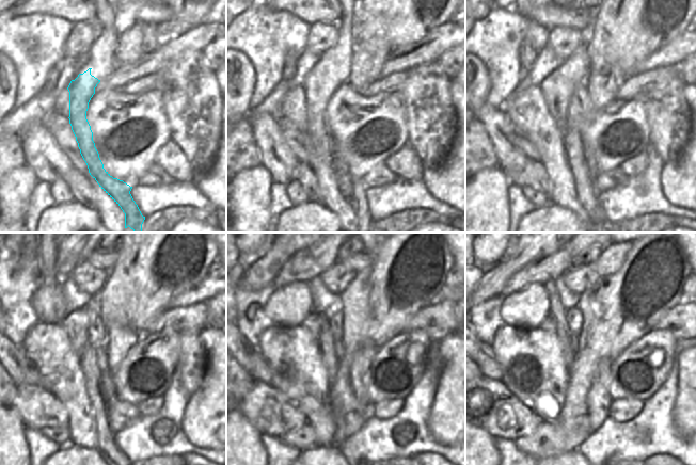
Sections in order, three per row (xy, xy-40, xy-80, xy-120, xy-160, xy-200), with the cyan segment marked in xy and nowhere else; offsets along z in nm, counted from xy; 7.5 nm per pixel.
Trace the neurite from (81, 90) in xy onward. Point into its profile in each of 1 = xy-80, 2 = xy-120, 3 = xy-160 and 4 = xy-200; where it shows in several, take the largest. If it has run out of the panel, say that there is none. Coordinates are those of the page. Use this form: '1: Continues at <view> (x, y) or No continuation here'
1: Continues at xy-80 (557, 90)
2: Continues at xy-120 (77, 326)
3: Continues at xy-160 (313, 323)
4: Continues at xy-200 (548, 324)

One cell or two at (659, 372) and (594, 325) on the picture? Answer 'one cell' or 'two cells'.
two cells

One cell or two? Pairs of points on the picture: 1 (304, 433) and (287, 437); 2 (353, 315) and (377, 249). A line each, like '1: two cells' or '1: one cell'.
1: one cell
2: one cell

